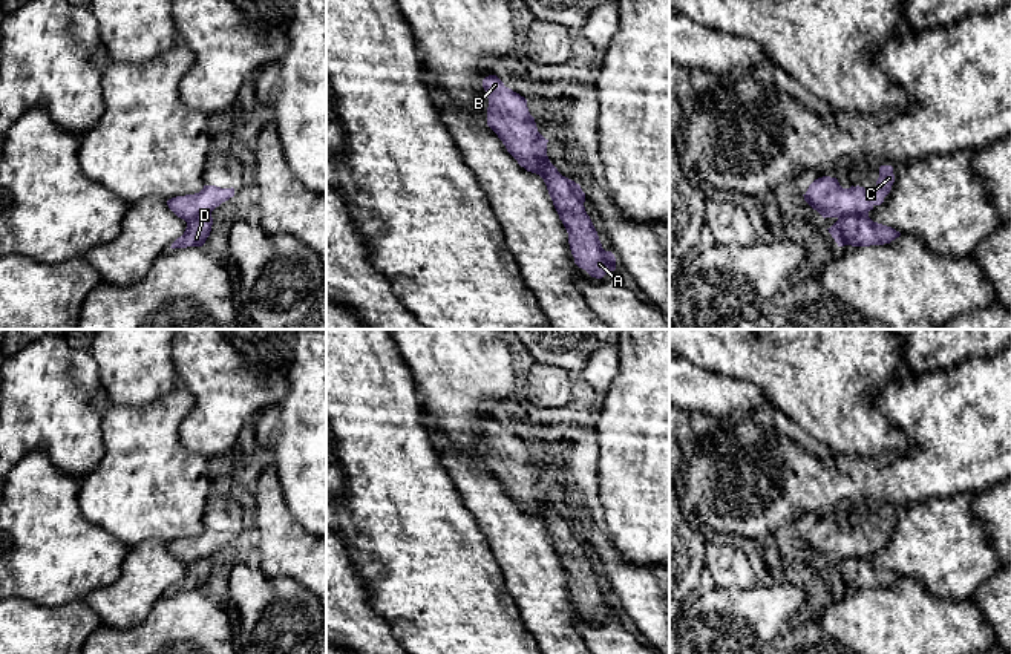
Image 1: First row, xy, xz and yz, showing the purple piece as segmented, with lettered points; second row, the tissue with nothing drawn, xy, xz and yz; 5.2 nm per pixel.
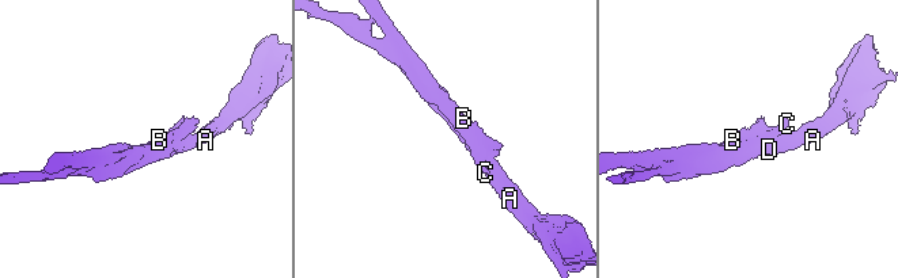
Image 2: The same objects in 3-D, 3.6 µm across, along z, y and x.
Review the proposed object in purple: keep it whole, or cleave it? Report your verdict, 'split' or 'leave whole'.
split

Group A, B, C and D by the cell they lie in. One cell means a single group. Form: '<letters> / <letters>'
A D / B C

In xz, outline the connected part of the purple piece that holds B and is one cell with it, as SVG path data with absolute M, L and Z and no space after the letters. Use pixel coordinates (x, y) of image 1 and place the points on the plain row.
M496 418L486 420L483 430L489 441L487 469L521 510L541 519L542 508L550 505L548 482L538 475L527 443L506 430Z

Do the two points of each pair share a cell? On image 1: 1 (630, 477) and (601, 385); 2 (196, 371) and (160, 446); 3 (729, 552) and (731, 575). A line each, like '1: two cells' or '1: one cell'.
1: two cells
2: two cells
3: one cell

